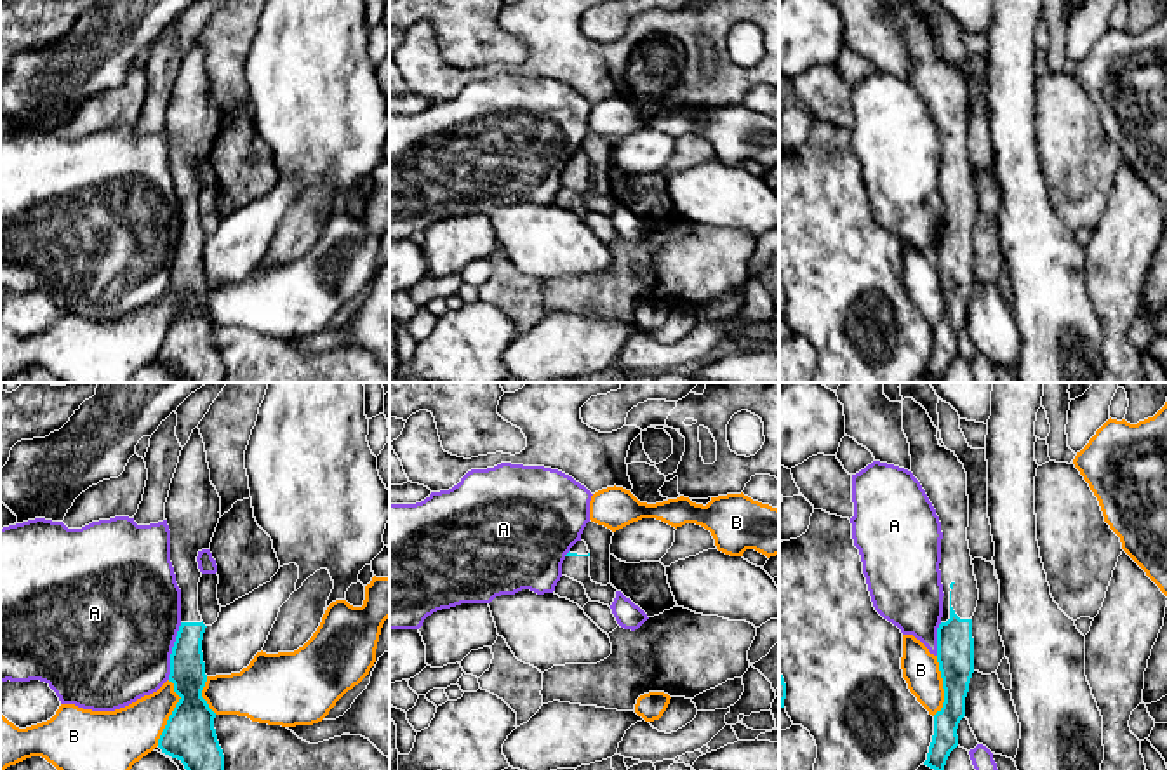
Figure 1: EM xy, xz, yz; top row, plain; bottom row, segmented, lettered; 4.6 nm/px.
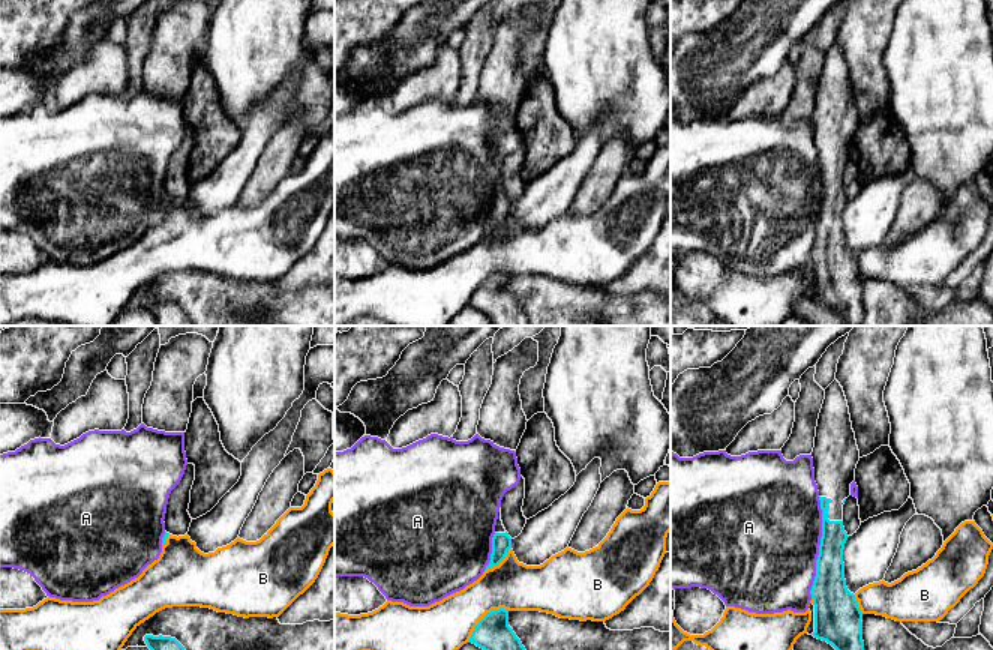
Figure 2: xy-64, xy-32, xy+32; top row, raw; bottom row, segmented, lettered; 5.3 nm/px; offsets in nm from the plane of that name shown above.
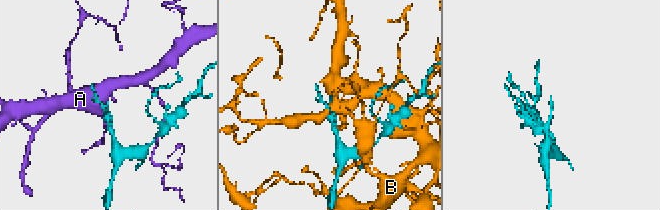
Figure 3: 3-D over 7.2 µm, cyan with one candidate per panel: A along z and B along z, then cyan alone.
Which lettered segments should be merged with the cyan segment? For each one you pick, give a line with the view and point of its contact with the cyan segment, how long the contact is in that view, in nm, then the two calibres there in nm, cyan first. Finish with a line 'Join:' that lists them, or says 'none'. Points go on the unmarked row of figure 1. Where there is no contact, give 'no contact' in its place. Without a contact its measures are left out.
Join: none

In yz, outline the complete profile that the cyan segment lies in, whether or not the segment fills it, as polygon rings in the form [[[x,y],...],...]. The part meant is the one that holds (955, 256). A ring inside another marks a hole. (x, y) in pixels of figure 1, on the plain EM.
[[[913,9],[903,12],[903,42],[910,54],[911,83],[920,92],[941,132],[941,195],[943,228],[937,238],[937,273],[943,289],[944,313],[934,325],[934,346],[924,376],[944,383],[950,363],[958,356],[957,339],[965,327],[965,308],[974,283],[972,226],[977,217],[979,200],[974,186],[972,167],[967,151],[969,106],[967,83],[955,63],[939,56],[937,38],[927,21]]]

